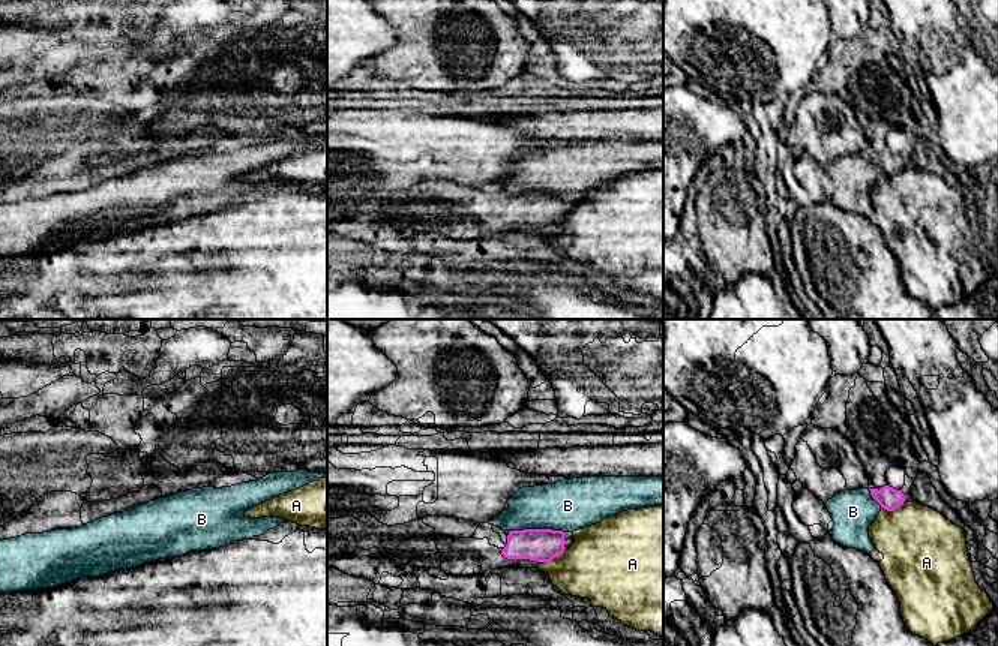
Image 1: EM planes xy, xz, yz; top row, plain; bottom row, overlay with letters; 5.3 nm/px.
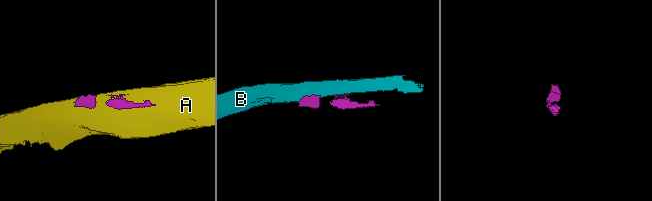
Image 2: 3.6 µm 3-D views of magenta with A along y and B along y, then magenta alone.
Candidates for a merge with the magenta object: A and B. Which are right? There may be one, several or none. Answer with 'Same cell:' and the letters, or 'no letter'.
Same cell: no letter

